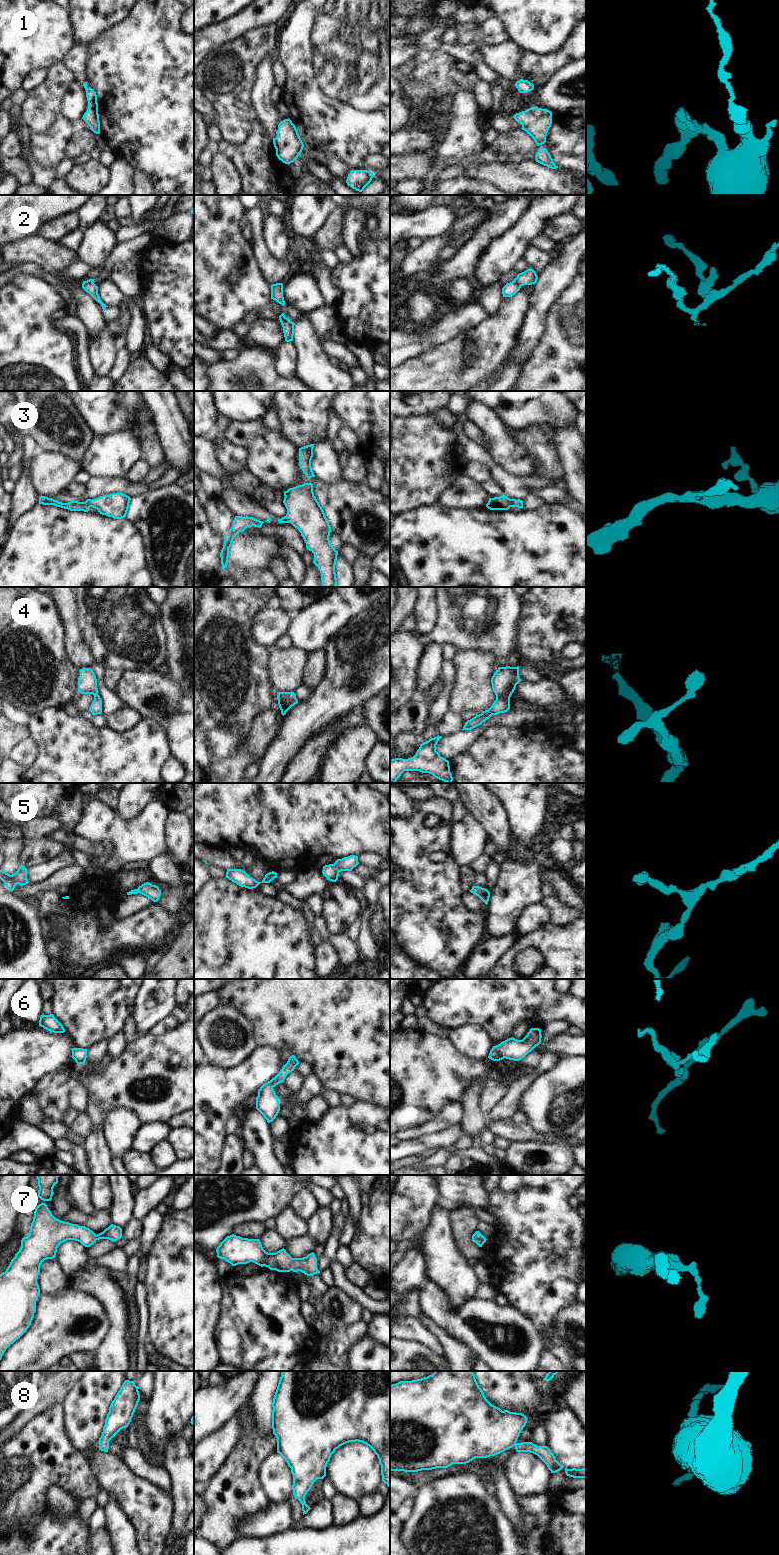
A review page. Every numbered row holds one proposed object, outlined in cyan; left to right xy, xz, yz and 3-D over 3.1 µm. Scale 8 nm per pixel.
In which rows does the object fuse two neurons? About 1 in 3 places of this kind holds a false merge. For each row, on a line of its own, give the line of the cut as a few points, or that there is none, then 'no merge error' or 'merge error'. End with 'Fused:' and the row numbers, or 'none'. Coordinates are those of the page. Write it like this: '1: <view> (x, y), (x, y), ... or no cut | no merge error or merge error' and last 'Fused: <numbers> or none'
1: no cut | no merge error
2: yz (513, 281), (520, 286) | merge error
3: no cut | no merge error
4: no cut | no merge error
5: no cut | no merge error
6: yz (492, 1048), (503, 1058) | merge error
7: no cut | no merge error
8: no cut | no merge error
Fused: 2, 6

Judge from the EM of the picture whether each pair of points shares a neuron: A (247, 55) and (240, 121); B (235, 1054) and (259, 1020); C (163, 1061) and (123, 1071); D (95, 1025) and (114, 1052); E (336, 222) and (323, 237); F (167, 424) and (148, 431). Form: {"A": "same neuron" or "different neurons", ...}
{"A": "same neuron", "B": "different neurons", "C": "same neuron", "D": "different neurons", "E": "same neuron", "F": "different neurons"}

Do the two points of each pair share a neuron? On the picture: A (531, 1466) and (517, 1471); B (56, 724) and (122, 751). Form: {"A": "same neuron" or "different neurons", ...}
{"A": "same neuron", "B": "same neuron"}

